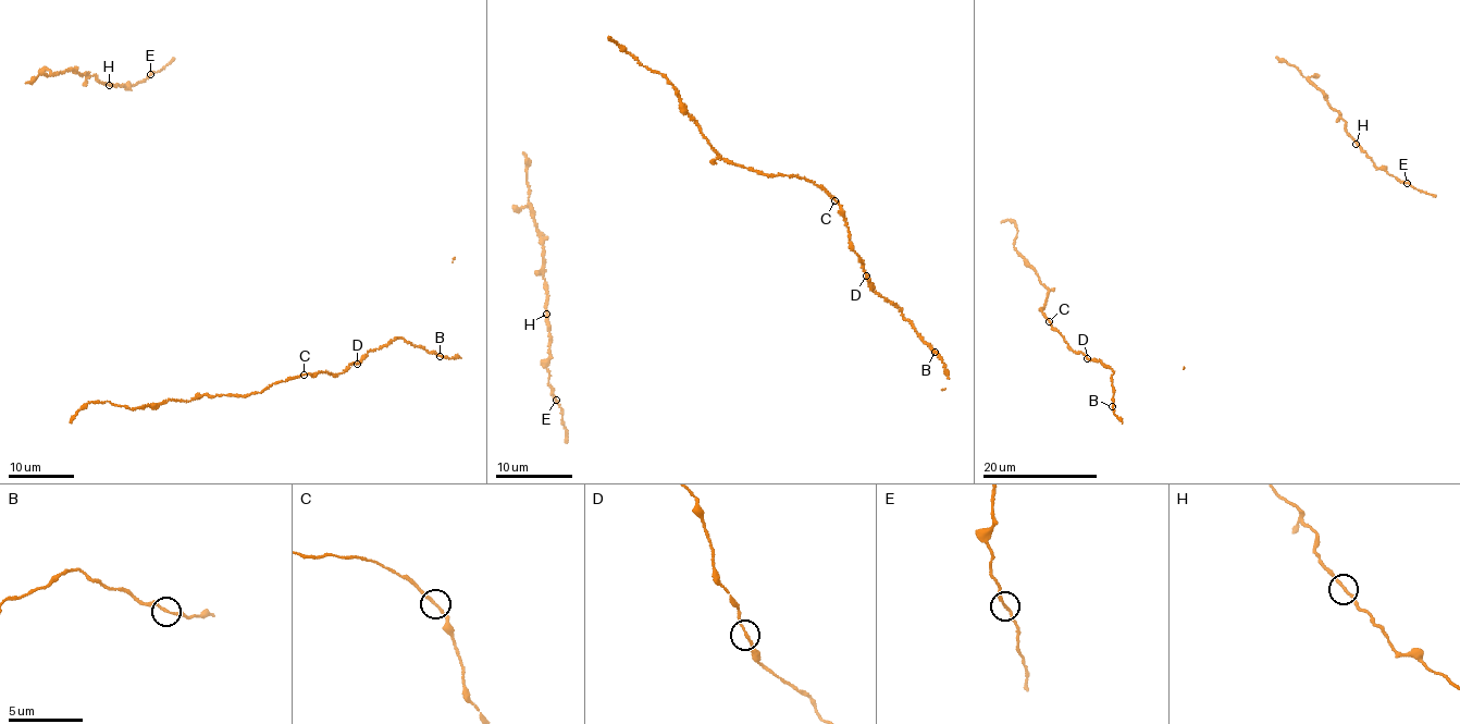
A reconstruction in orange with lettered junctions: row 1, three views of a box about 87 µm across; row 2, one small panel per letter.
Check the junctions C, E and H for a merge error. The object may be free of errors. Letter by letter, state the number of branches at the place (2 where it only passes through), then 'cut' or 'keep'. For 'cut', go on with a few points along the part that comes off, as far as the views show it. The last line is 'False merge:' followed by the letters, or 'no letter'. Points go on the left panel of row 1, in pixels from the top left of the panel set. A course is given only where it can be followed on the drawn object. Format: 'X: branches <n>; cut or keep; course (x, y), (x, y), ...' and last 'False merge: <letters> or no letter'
C: branches 2; keep
E: branches 2; keep
H: branches 2; keep
False merge: no letter

